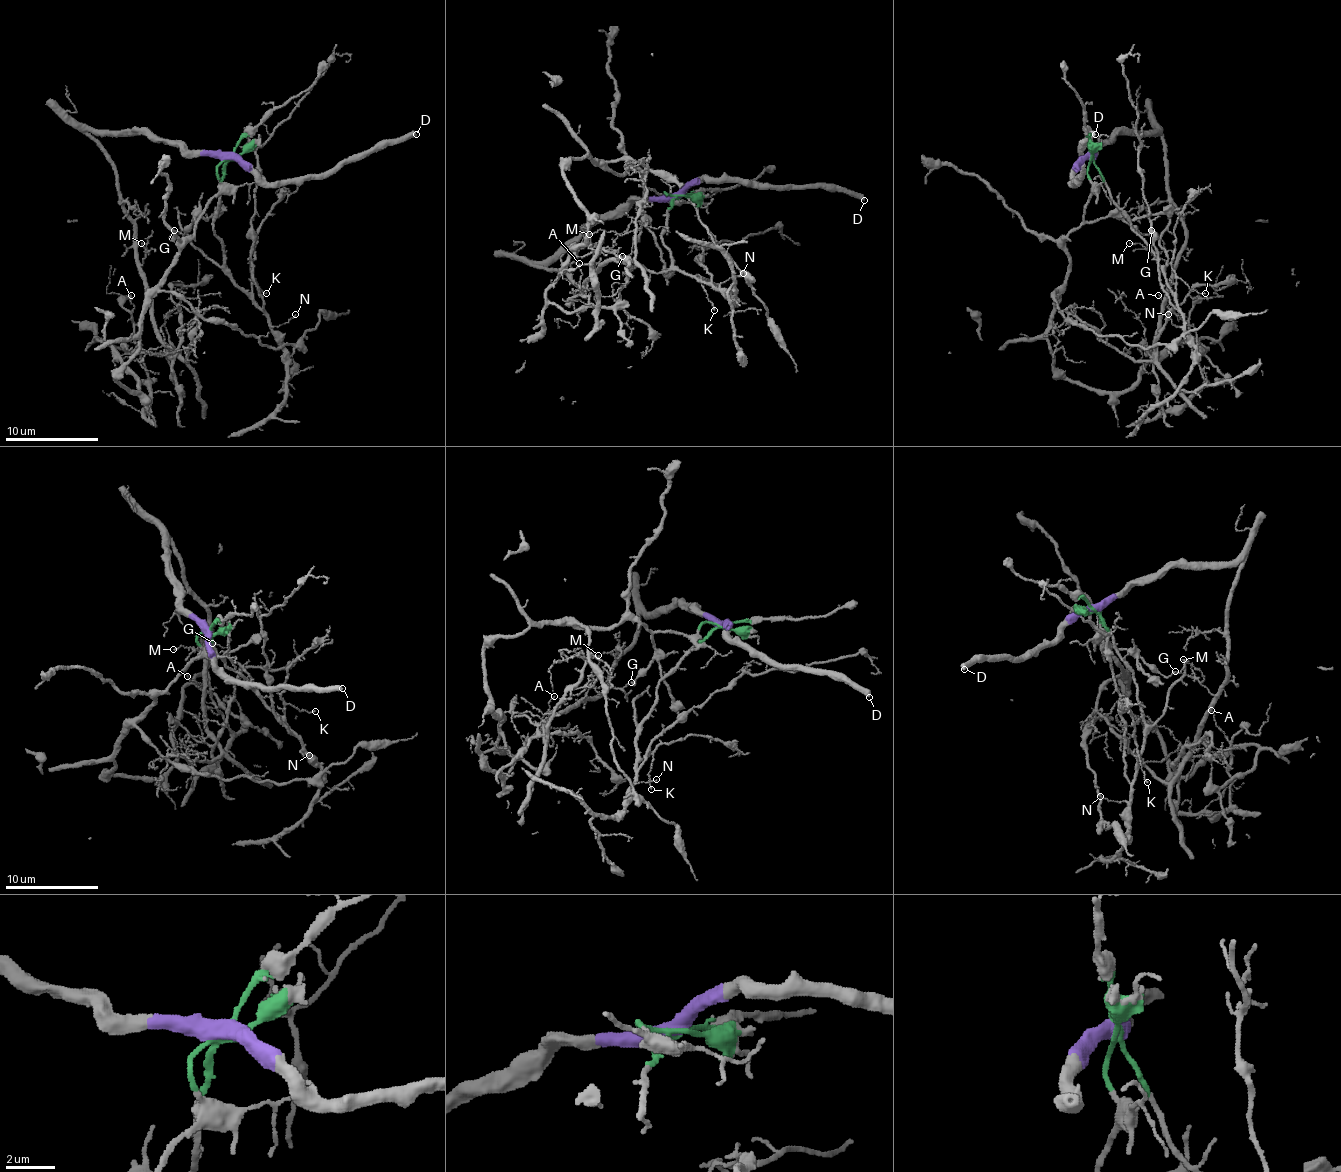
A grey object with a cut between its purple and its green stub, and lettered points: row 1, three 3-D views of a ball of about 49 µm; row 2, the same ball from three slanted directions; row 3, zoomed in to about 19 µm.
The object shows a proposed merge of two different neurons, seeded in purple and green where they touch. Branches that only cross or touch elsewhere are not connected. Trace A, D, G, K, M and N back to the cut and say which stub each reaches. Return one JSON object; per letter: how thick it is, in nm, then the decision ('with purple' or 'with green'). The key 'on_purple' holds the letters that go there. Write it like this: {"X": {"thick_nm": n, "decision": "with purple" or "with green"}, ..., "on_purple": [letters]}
{"A": {"thick_nm": 100, "decision": "with green"}, "D": {"thick_nm": 440, "decision": "with purple"}, "G": {"thick_nm": 110, "decision": "with green"}, "K": {"thick_nm": 110, "decision": "with green"}, "M": {"thick_nm": 110, "decision": "with purple"}, "N": {"thick_nm": 100, "decision": "with green"}, "on_purple": ["D", "M"]}

